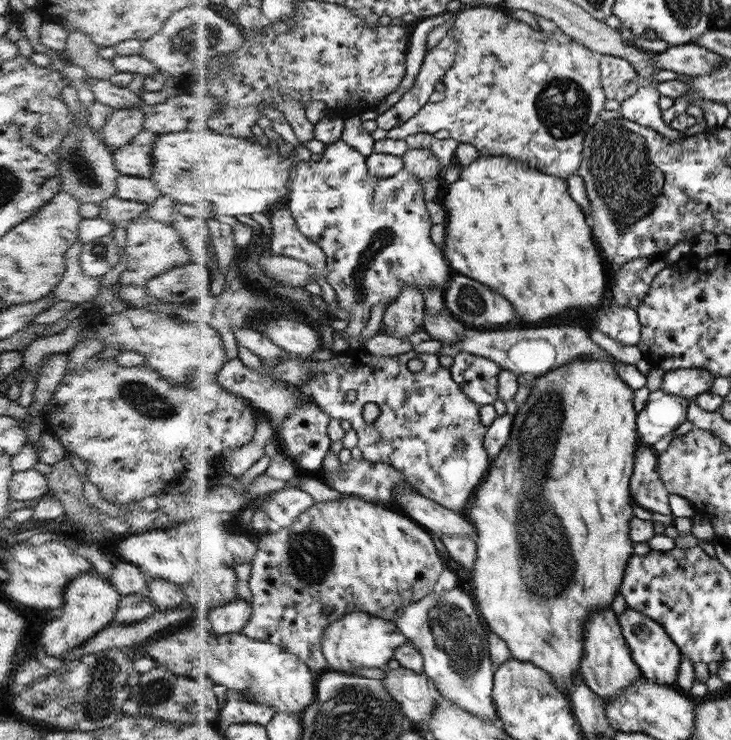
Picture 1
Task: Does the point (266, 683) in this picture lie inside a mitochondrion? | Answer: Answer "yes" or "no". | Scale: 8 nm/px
no

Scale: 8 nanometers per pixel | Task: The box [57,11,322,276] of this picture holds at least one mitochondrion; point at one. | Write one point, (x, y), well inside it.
(76, 162)

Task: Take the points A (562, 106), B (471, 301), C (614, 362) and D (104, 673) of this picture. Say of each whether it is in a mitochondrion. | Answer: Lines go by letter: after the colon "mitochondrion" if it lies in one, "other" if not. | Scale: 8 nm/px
A: mitochondrion
B: mitochondrion
C: other
D: mitochondrion

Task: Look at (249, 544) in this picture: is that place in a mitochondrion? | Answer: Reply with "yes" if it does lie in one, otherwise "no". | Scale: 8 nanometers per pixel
no

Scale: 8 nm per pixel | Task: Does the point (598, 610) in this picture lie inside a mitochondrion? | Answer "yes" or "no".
no

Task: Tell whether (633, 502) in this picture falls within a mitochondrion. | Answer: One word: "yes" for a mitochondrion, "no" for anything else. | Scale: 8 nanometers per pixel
no

